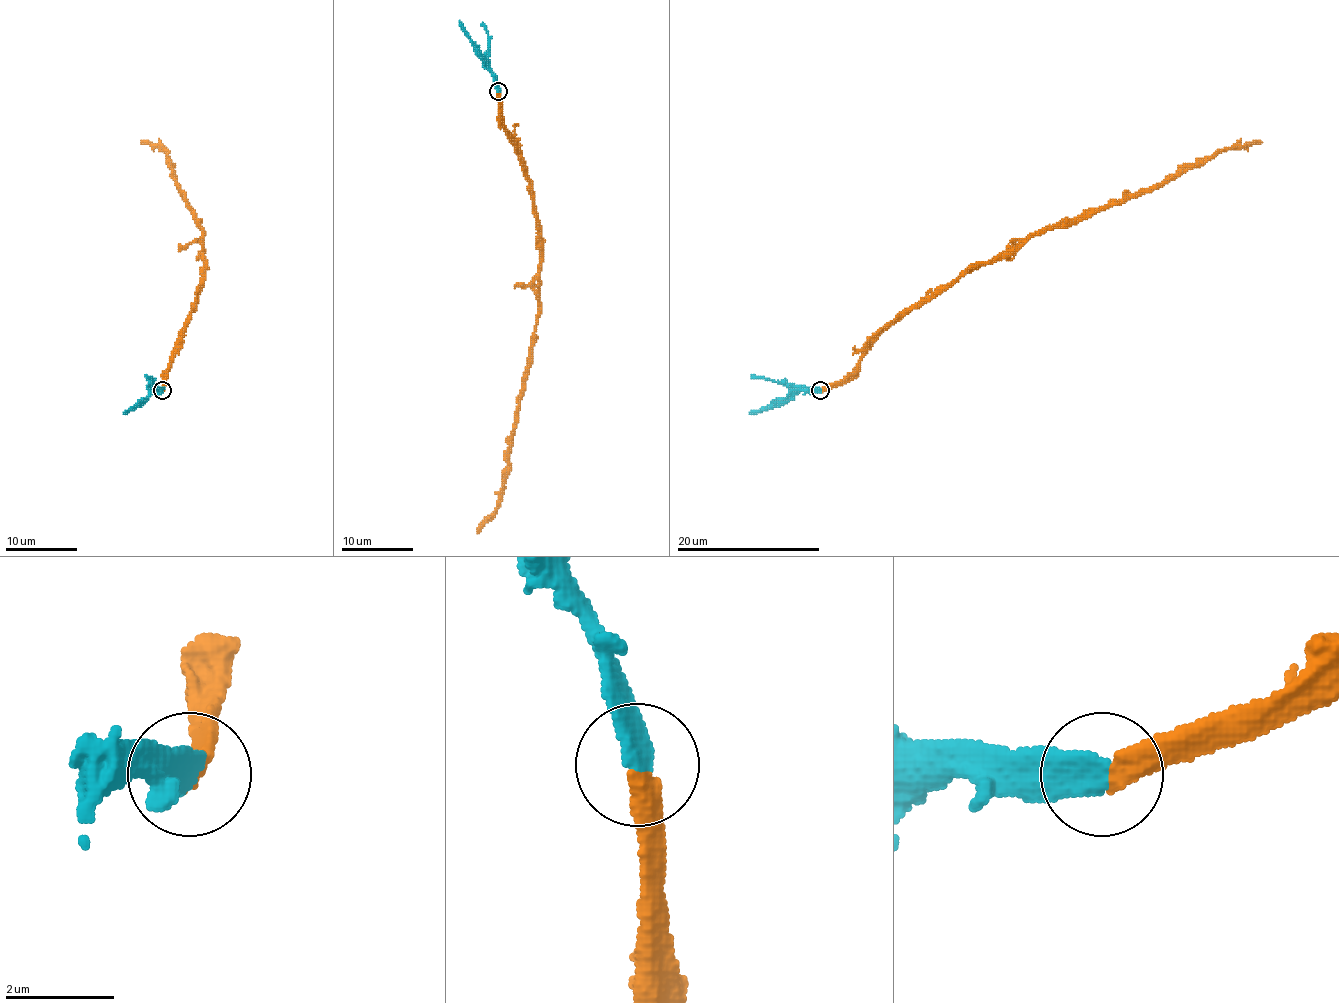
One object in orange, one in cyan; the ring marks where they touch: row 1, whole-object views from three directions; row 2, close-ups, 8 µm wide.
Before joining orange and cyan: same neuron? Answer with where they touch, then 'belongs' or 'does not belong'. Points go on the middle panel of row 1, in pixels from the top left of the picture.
(498, 91) | belongs

